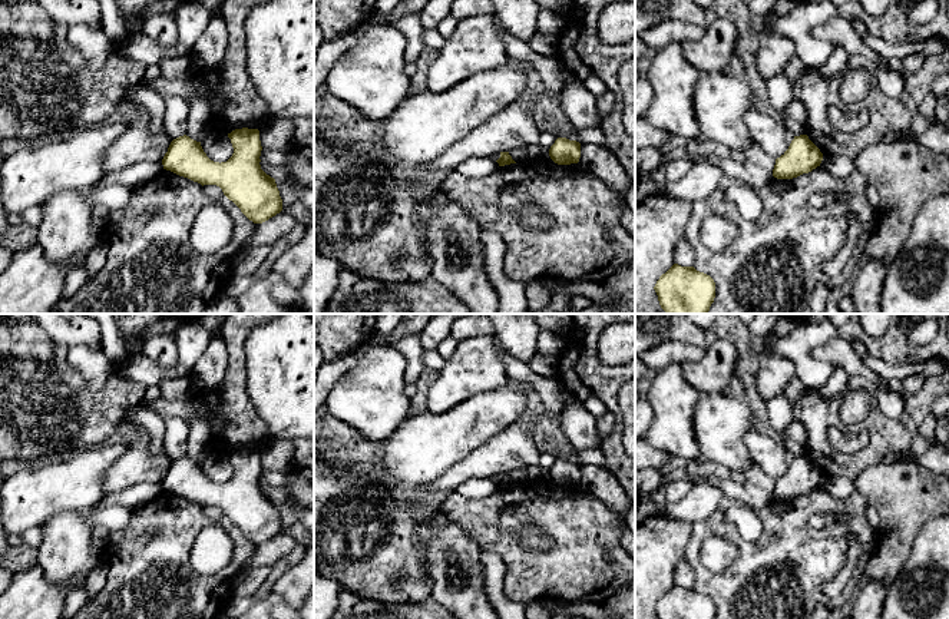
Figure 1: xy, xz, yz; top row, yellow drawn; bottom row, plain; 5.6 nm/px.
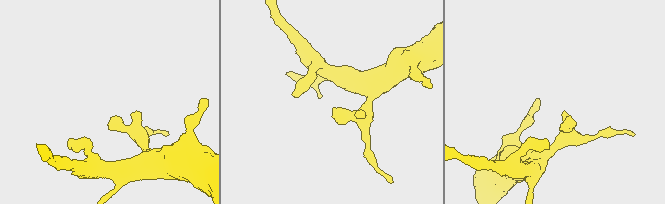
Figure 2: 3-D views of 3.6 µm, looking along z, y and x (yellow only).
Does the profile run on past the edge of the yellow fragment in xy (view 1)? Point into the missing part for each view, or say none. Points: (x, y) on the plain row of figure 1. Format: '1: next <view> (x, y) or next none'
1: next none

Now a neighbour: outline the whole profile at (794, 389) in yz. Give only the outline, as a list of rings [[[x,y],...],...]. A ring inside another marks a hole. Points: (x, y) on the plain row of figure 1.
[[[794,375],[790,383],[784,388],[784,395],[791,401],[796,403],[806,391],[806,385],[800,381],[797,375]]]

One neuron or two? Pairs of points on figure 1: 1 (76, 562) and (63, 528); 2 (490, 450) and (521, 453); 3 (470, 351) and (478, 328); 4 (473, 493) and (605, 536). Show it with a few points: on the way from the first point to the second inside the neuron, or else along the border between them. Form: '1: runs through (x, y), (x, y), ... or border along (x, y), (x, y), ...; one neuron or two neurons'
1: runs through (68, 553), (66, 536); one neuron
2: runs through (498, 452), (513, 452); one neuron
3: border along (493, 333), (472, 336), (459, 341); two neurons
4: border along (501, 487), (479, 499), (468, 499), (455, 492); two neurons

